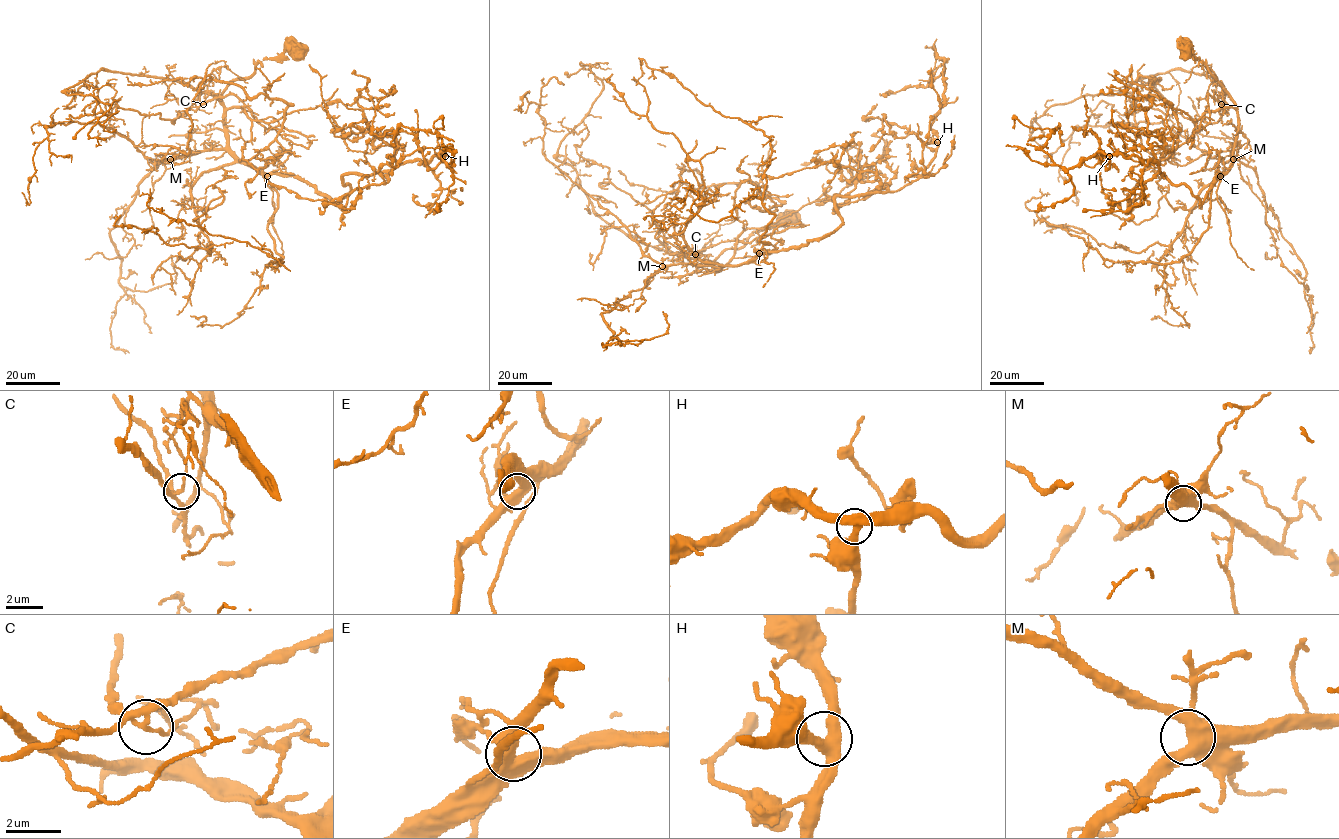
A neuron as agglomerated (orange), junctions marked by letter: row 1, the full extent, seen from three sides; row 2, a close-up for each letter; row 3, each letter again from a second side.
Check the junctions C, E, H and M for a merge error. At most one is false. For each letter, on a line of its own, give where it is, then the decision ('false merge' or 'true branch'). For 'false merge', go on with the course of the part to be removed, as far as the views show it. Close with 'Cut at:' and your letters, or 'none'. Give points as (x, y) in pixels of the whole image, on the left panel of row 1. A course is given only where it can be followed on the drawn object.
C: (203, 104) | false merge | (203, 104), (234, 94), (264, 129), (280, 129), (289, 104), (207, 75), (187, 109), (189, 152), (142, 148)
E: (267, 176) | true branch
H: (445, 156) | true branch
M: (170, 159) | true branch
Cut at: C

